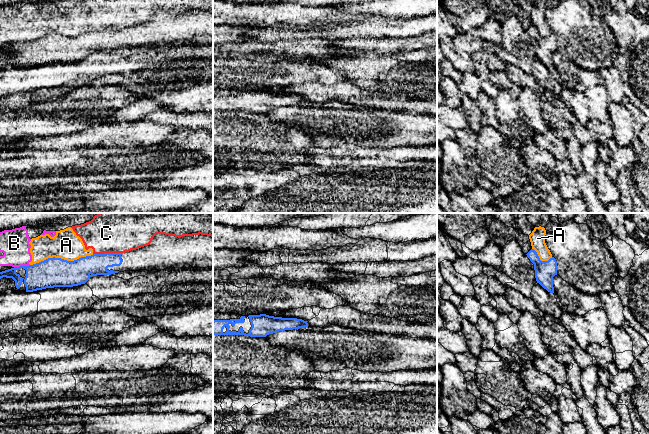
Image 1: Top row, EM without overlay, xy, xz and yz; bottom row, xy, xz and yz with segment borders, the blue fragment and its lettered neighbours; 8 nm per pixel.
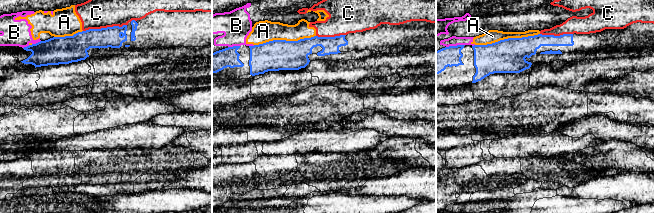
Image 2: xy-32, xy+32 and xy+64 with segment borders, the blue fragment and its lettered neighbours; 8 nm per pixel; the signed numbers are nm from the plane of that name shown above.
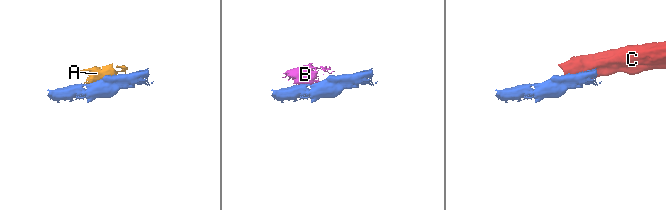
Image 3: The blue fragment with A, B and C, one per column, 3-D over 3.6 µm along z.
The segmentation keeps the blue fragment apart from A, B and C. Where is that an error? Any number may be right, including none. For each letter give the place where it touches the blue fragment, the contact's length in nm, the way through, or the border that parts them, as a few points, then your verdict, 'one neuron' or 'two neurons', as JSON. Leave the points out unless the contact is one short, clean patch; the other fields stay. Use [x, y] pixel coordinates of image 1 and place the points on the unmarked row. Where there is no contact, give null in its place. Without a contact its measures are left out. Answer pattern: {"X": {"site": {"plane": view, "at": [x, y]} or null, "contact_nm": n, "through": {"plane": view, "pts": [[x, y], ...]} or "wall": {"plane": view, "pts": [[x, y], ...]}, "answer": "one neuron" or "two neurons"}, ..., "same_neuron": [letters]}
{"A": {"site": {"plane": "xy", "at": [61, 35]}, "contact_nm": 500, "wall": {"plane": "xy", "pts": [[93, 30], [81, 32], [73, 36], [48, 33], [30, 41]]}, "answer": "two neurons"}, "B": {"site": {"plane": "xy", "at": [21, 42]}, "contact_nm": 130, "wall": {"plane": "xy", "pts": [[29, 40], [14, 43]]}, "answer": "two neurons"}, "C": {"site": {"plane": "xy", "at": [107, 29]}, "contact_nm": 240, "answer": "two neurons"}, "same_neuron": []}

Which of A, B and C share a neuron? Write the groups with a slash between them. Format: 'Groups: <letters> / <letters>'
Groups: A B C

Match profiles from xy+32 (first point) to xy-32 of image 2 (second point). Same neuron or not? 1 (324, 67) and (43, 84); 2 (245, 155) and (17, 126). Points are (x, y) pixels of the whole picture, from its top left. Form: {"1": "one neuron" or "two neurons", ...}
{"1": "one neuron", "2": "one neuron"}

